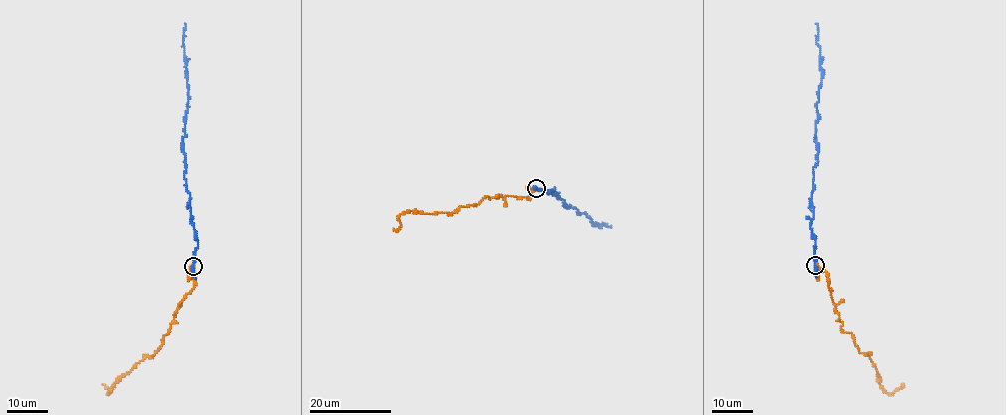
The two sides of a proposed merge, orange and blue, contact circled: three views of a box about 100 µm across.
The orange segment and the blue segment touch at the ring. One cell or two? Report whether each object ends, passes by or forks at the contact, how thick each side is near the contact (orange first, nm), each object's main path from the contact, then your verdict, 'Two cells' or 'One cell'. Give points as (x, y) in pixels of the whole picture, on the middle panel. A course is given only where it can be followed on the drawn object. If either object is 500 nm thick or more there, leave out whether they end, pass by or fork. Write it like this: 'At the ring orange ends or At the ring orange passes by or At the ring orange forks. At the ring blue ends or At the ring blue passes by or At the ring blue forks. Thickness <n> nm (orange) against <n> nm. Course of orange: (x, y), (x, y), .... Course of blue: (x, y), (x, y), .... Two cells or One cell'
At the ring orange ends. At the ring blue passes by. Thickness 360 nm (orange) against 200 nm. Course of orange: (536, 188), (527, 198), (486, 196), (453, 213), (406, 211), (400, 215), (397, 230), (393, 229). Course of blue: (536, 188), (559, 195), (556, 197), (566, 207), (586, 214), (594, 225), (612, 226). Two cells

